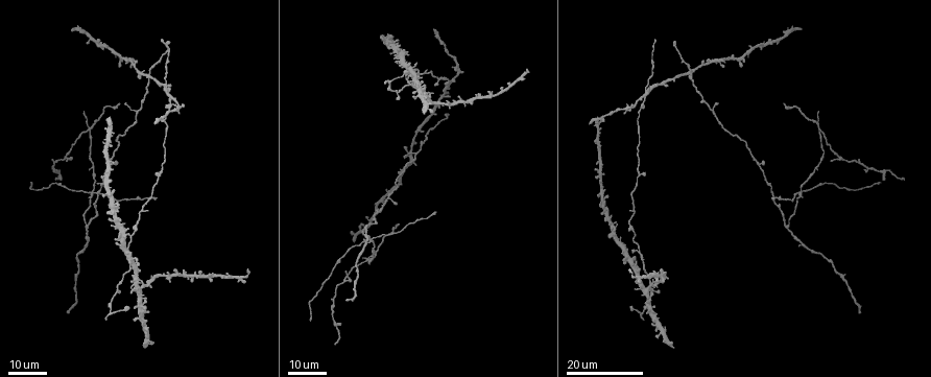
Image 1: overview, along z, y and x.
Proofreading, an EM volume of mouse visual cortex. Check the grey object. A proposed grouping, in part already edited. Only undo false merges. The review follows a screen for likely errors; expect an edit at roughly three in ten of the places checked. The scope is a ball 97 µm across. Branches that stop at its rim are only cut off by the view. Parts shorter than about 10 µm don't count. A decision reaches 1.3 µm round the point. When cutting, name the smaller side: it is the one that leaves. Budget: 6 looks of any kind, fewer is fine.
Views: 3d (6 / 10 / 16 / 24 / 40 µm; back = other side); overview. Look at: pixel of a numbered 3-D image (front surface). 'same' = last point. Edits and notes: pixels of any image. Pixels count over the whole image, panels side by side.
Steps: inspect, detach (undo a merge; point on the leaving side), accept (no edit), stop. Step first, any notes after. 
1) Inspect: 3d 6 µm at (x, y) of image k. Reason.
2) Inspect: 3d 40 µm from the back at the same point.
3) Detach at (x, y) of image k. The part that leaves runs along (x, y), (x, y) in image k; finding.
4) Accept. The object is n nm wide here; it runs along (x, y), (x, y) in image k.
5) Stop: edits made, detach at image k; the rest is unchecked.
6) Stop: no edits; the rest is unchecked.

Inspect: 3d 16 µm at (88, 130) of image 1. Four-way junction.

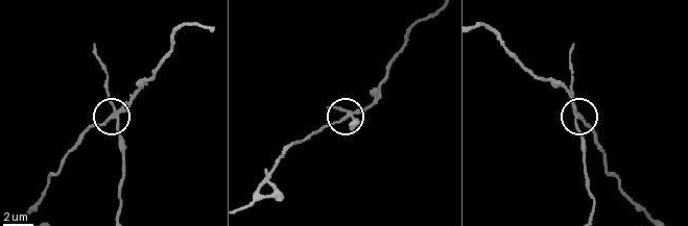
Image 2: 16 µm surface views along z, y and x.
Inspect: 3d 10 µm at (348, 115) of image 2.

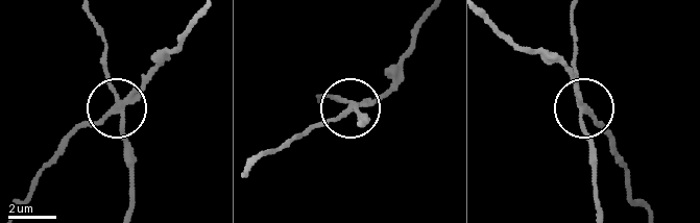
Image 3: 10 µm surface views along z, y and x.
Detach at (145, 79) of image 3. The object is 200 nm wide here; the part that leaves runs along (117, 105), (72, 134), (18, 206) in image 3; two neurons meet here.

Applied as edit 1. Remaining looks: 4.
Inspect: 3d 16 µm at (94, 169) of image 1. Small branch off a trunk.

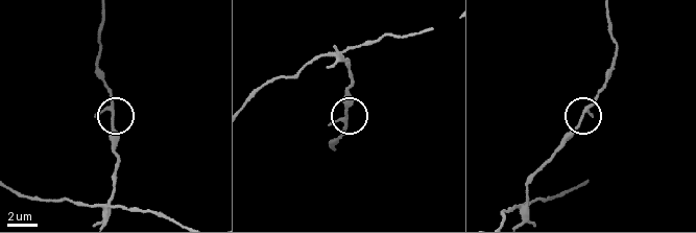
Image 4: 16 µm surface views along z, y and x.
Inspect: 3d 10 µm at (113, 120) of image 4.

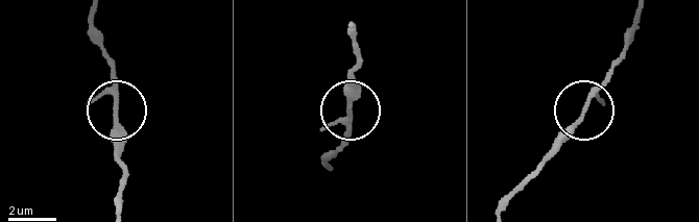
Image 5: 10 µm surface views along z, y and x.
Inspect: 3d 10 µm from the back at (587, 106) of image 5.

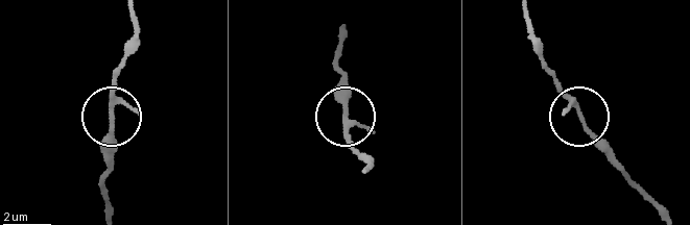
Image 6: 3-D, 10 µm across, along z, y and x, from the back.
Accept. The object is 160 nm wide here; it runs along (109, 213), (104, 176), (114, 71) in image 6; one neuron here.

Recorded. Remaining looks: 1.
Stop: edits made, detach at image 3; the rest is unchecked.

